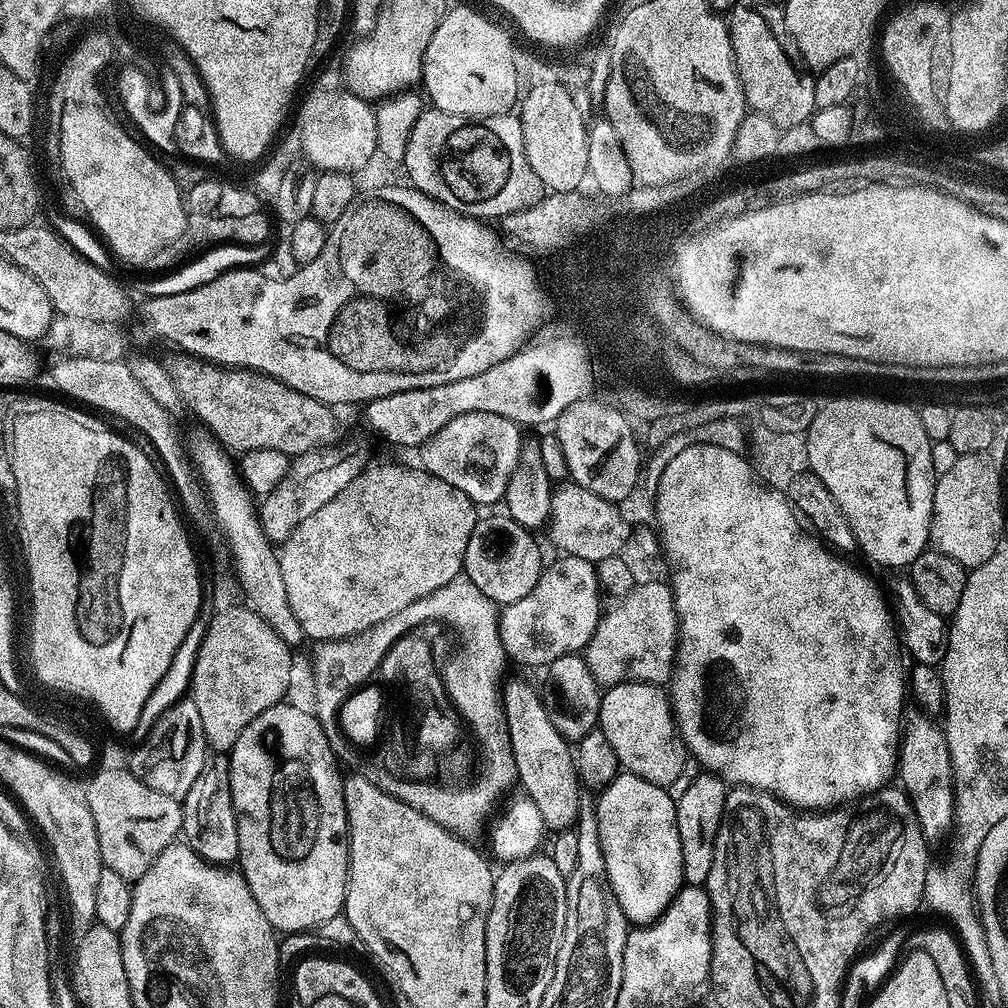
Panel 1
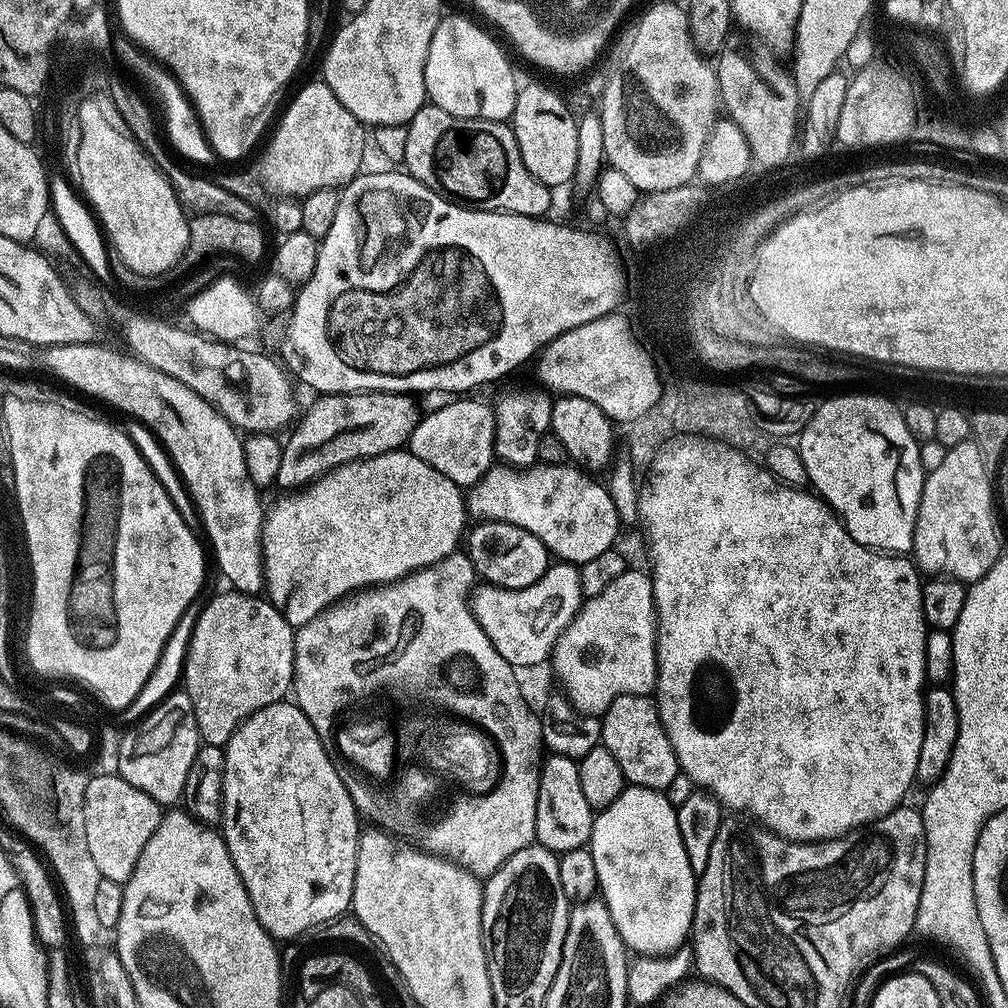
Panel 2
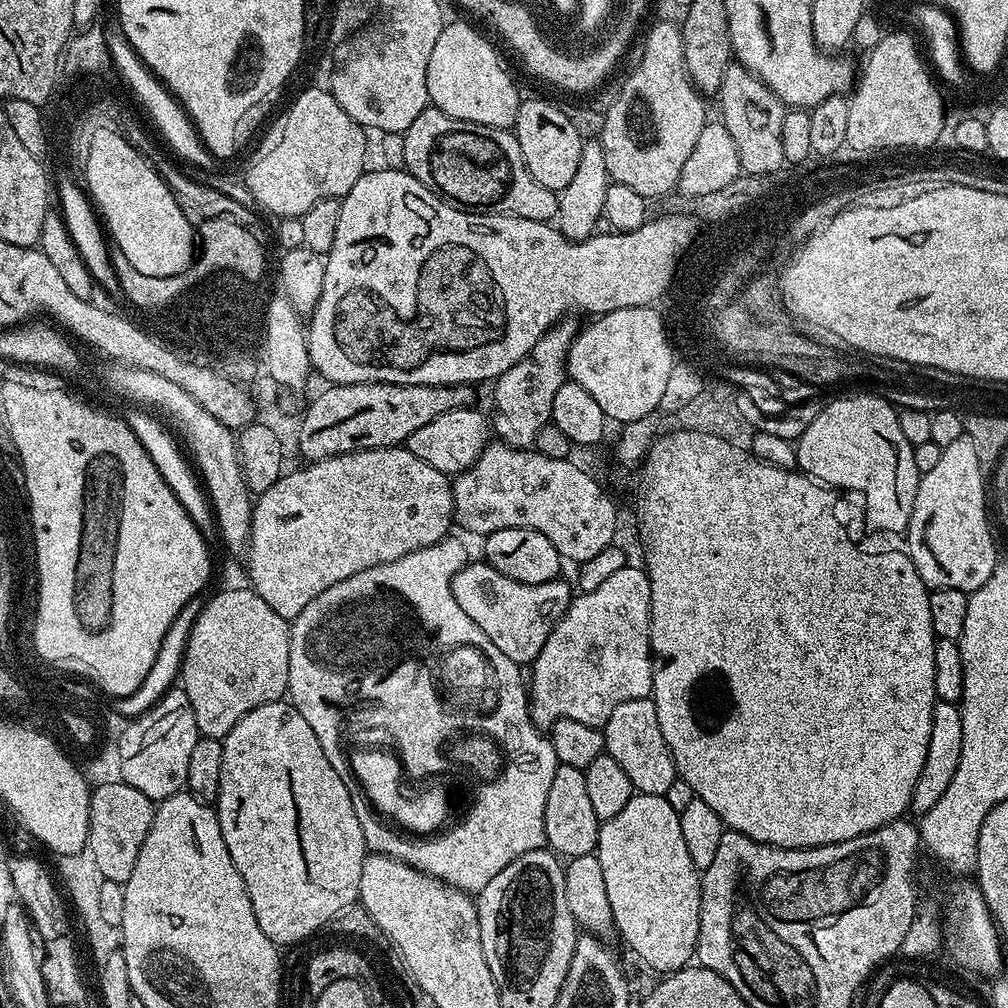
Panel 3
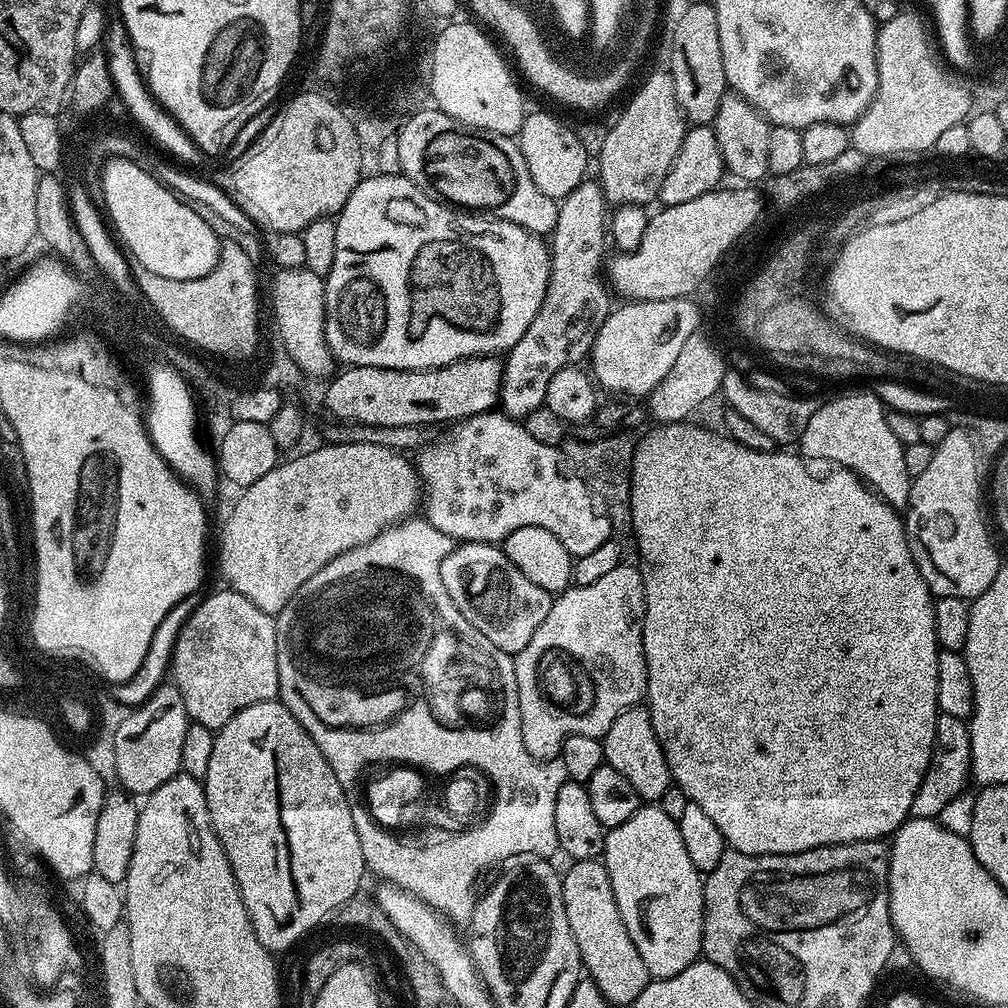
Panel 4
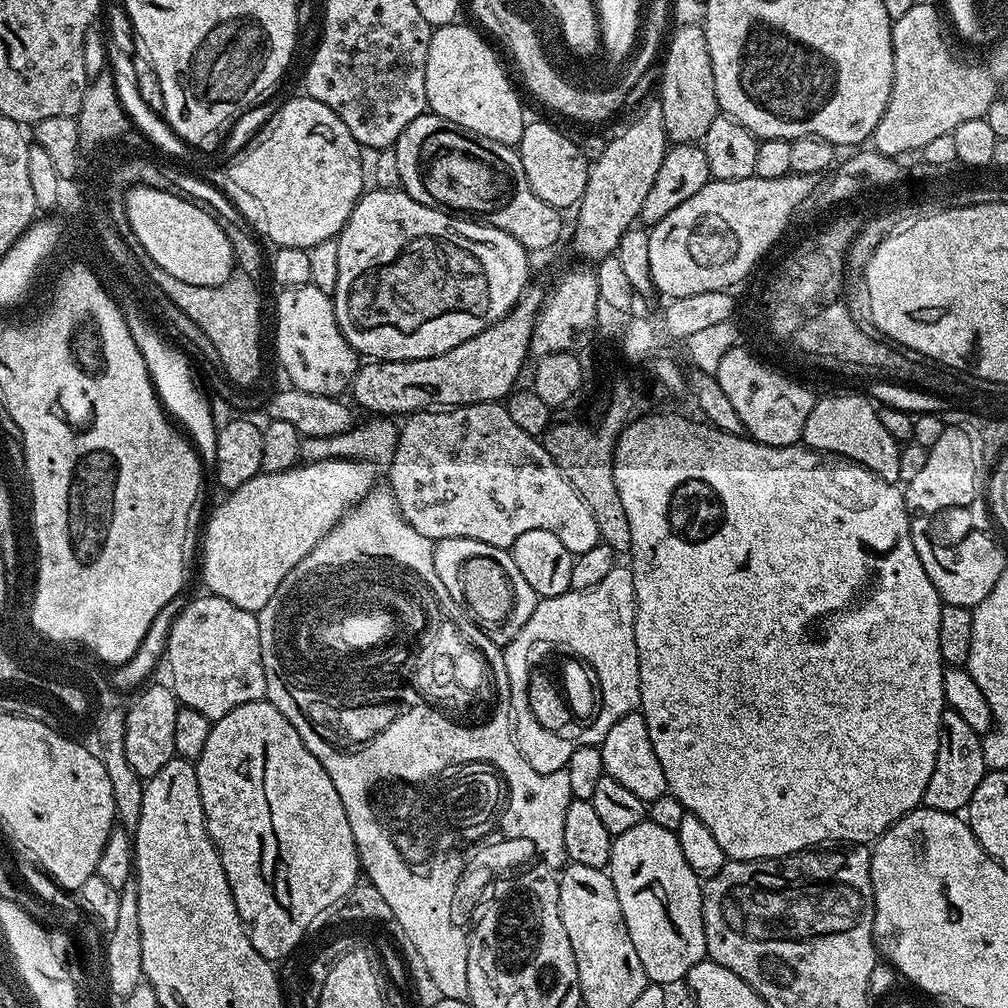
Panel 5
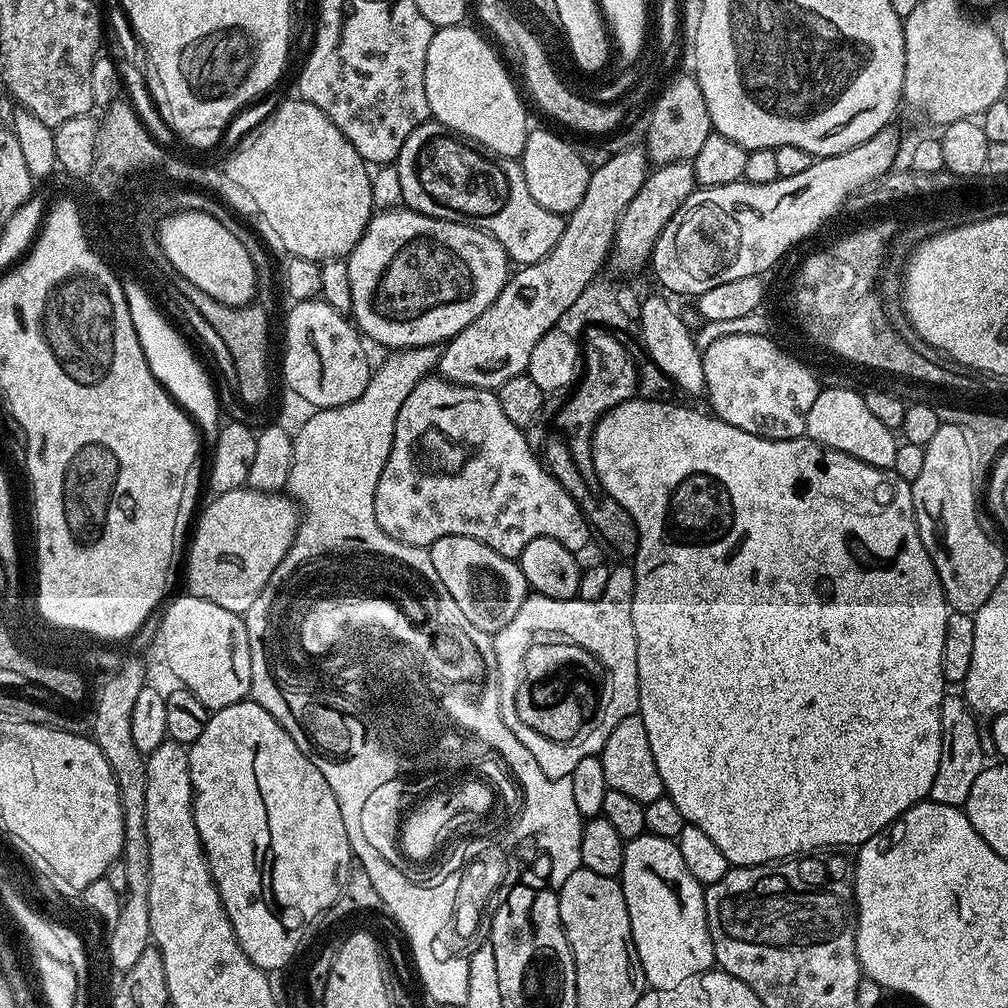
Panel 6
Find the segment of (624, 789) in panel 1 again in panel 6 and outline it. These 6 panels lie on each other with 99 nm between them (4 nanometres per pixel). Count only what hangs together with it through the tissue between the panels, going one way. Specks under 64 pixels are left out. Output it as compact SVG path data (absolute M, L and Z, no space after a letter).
M645 834L627 841L618 879L622 894L626 898L626 910L630 914L634 950L638 954L638 962L642 962L644 983L649 989L670 990L670 986L678 986L678 982L707 972L716 964L714 946L708 937L704 905L705 885L700 884L698 878L690 874L690 870L686 870L686 861L682 859L675 840Z

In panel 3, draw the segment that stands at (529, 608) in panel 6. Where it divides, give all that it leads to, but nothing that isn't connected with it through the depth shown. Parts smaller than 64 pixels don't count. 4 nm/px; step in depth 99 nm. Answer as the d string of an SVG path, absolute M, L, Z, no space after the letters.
M623 568L617 570L608 581L602 582L602 586L598 586L598 590L590 590L589 592L580 592L568 605L568 609L564 612L564 617L556 623L554 630L550 634L550 638L546 638L546 646L542 646L542 650L538 654L538 658L533 660L530 665L532 671L532 680L530 676L530 711L532 713L532 721L536 723L536 727L541 730L551 729L554 722L559 720L573 720L574 722L582 722L588 728L599 729L608 719L610 714L614 714L614 709L622 706L622 702L634 702L634 698L649 698L652 695L652 647L650 646L650 638L648 637L648 627L650 626L650 618L652 611L650 610L650 581L645 569Z

